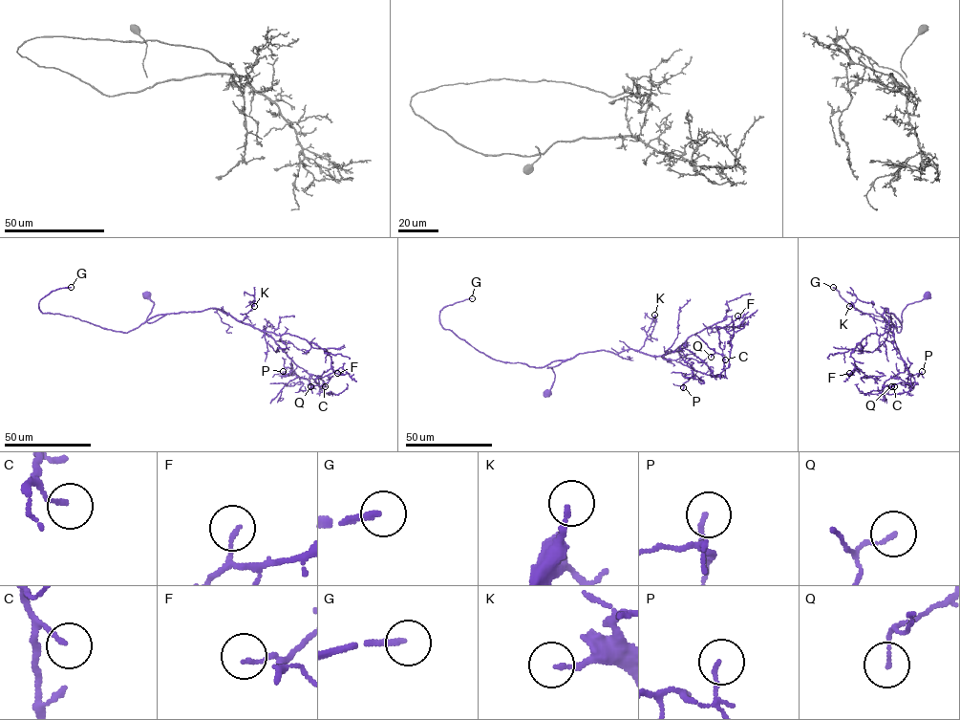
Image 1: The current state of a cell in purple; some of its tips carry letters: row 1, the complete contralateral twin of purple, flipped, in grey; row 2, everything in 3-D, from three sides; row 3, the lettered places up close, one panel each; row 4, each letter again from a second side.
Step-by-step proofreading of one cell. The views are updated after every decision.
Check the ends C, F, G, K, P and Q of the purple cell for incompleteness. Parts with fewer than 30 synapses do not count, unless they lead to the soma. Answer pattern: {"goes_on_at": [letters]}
{"goes_on_at": ["G", "K"]}

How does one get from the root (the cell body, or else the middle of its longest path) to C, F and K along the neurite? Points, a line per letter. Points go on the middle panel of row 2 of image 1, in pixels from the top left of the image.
C: (547, 393), (554, 380), (547, 368), (584, 353), (632, 349), (724, 377), (725, 360)
F: (547, 393), (554, 380), (547, 368), (579, 354), (632, 349), (661, 356), (727, 316), (732, 321), (737, 316)
K: (547, 393), (554, 380), (553, 371), (548, 367), (584, 353), (639, 350), (654, 315)

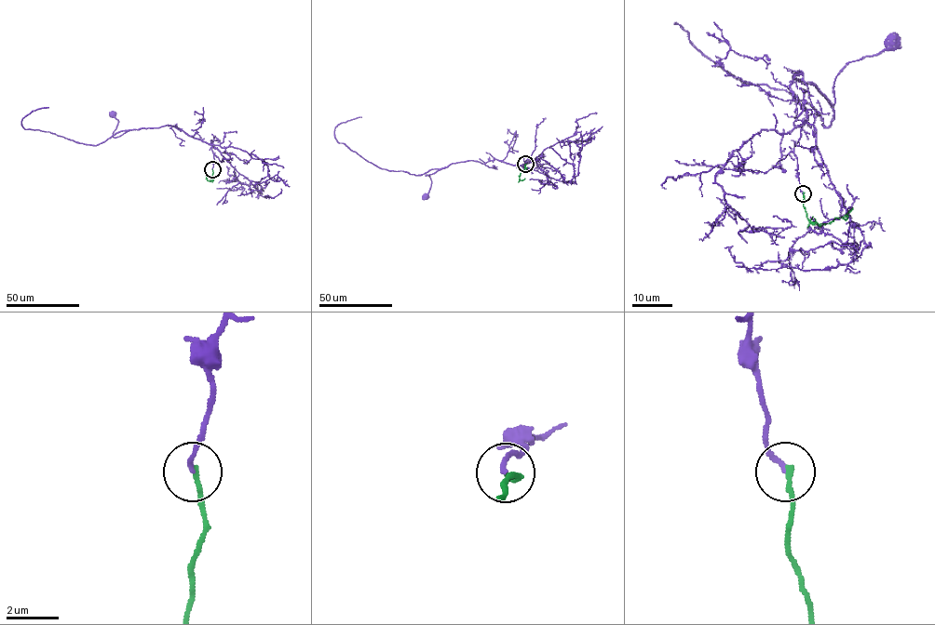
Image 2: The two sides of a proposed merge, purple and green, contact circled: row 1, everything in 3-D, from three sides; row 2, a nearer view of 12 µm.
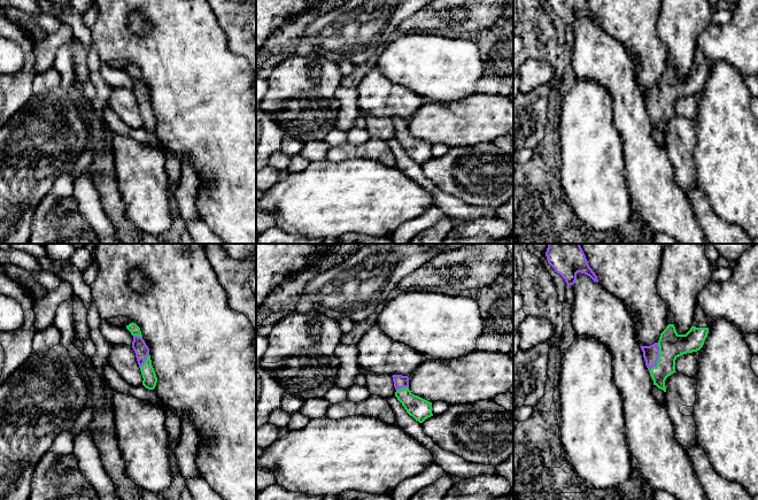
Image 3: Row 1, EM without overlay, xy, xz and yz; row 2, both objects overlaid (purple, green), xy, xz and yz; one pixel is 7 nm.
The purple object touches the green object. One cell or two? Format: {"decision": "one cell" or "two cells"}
{"decision": "one cell"}

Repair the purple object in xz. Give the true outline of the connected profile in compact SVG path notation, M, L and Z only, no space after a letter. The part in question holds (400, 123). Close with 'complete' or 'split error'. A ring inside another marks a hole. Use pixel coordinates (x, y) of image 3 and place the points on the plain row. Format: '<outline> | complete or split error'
M393 117L395 139L402 146L407 155L419 166L433 159L432 145L415 138L409 132L409 120L402 117Z | split error

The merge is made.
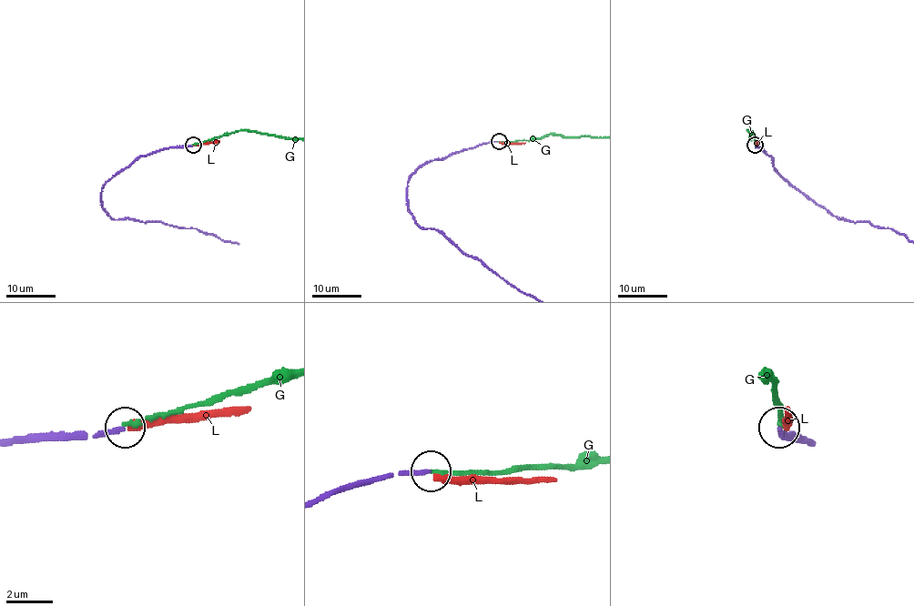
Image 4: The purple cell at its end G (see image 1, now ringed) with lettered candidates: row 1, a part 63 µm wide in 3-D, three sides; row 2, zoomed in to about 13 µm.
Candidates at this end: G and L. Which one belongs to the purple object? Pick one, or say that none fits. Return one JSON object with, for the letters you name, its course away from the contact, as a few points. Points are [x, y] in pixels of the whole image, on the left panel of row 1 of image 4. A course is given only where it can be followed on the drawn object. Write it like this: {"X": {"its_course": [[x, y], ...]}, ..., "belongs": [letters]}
{"belongs": ["G"]}

